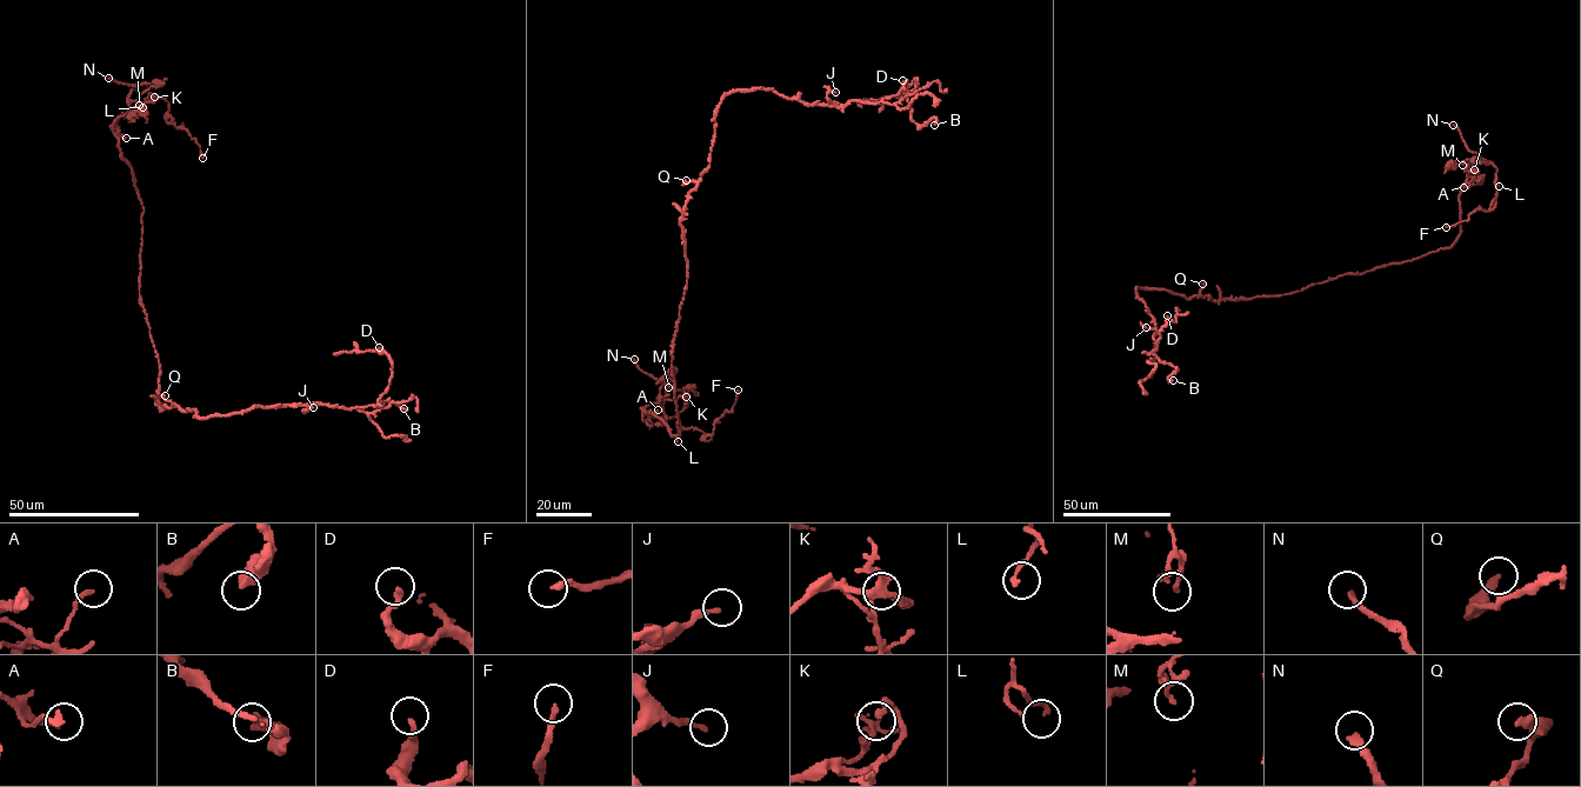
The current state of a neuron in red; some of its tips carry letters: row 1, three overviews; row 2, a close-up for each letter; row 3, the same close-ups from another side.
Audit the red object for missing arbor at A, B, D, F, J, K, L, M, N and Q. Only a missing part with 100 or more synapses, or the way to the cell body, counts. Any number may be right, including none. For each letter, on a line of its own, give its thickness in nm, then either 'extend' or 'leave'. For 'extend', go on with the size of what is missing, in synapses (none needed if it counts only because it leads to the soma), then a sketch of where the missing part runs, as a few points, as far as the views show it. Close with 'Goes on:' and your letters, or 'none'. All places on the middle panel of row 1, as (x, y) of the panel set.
A: 220 nm thick; leave
B: 480 nm thick; leave
D: 240 nm thick; leave
F: 180 nm thick; leave
J: 190 nm thick; leave
K: 240 nm thick; leave
L: 160 nm thick; leave
M: 140 nm thick; leave
N: 260 nm thick; extend
Q: 360 nm thick; leave
Goes on: N

